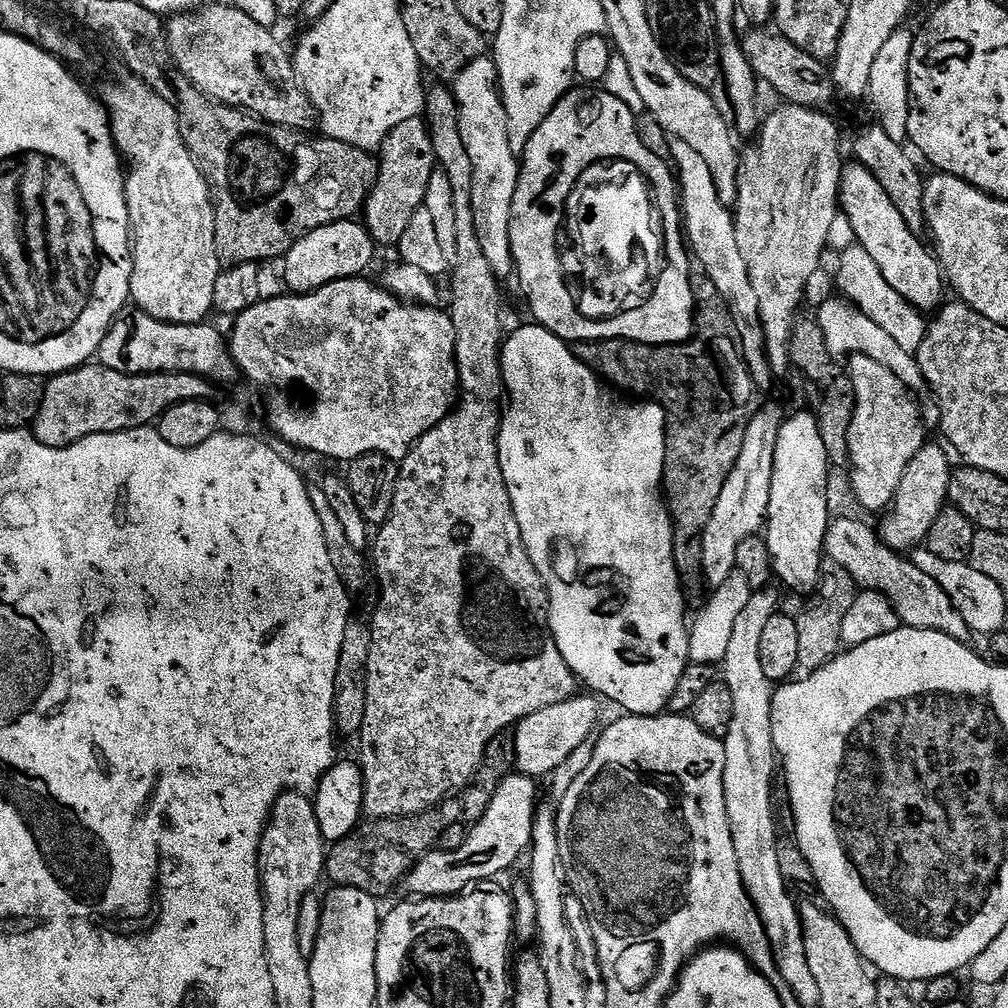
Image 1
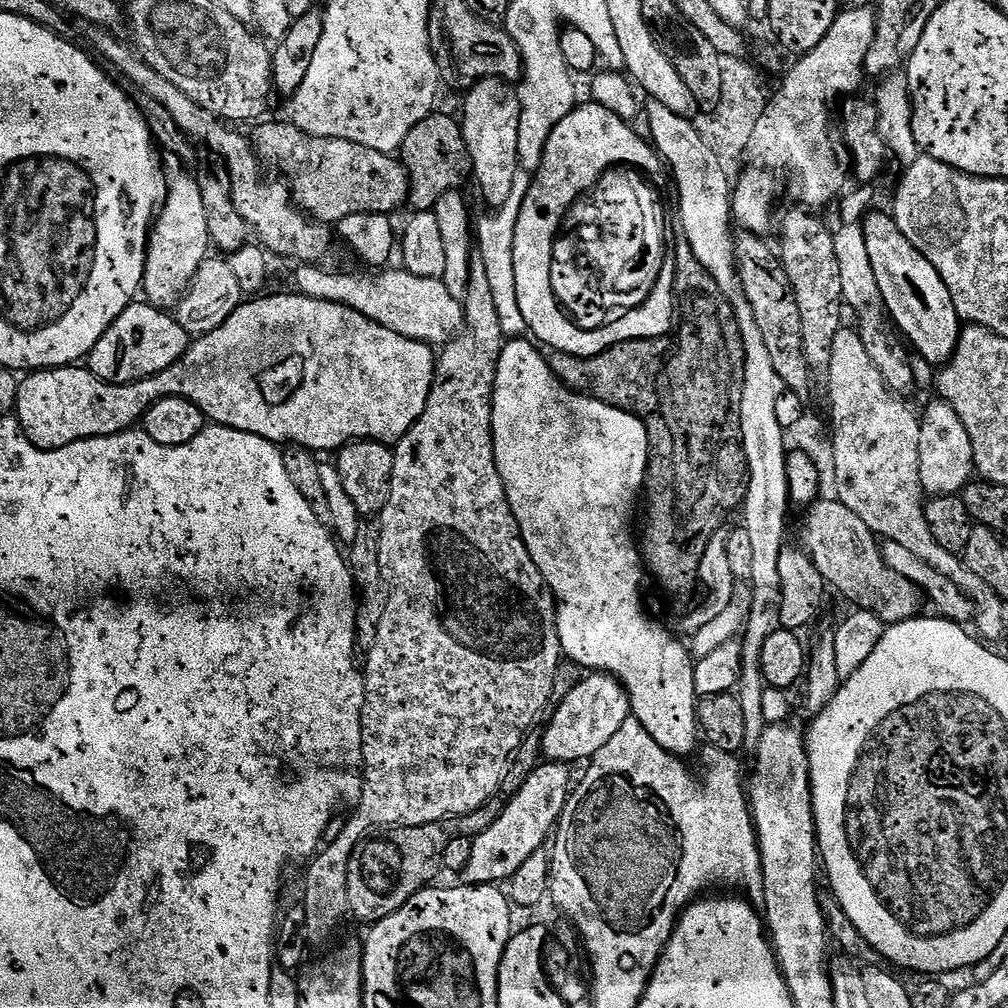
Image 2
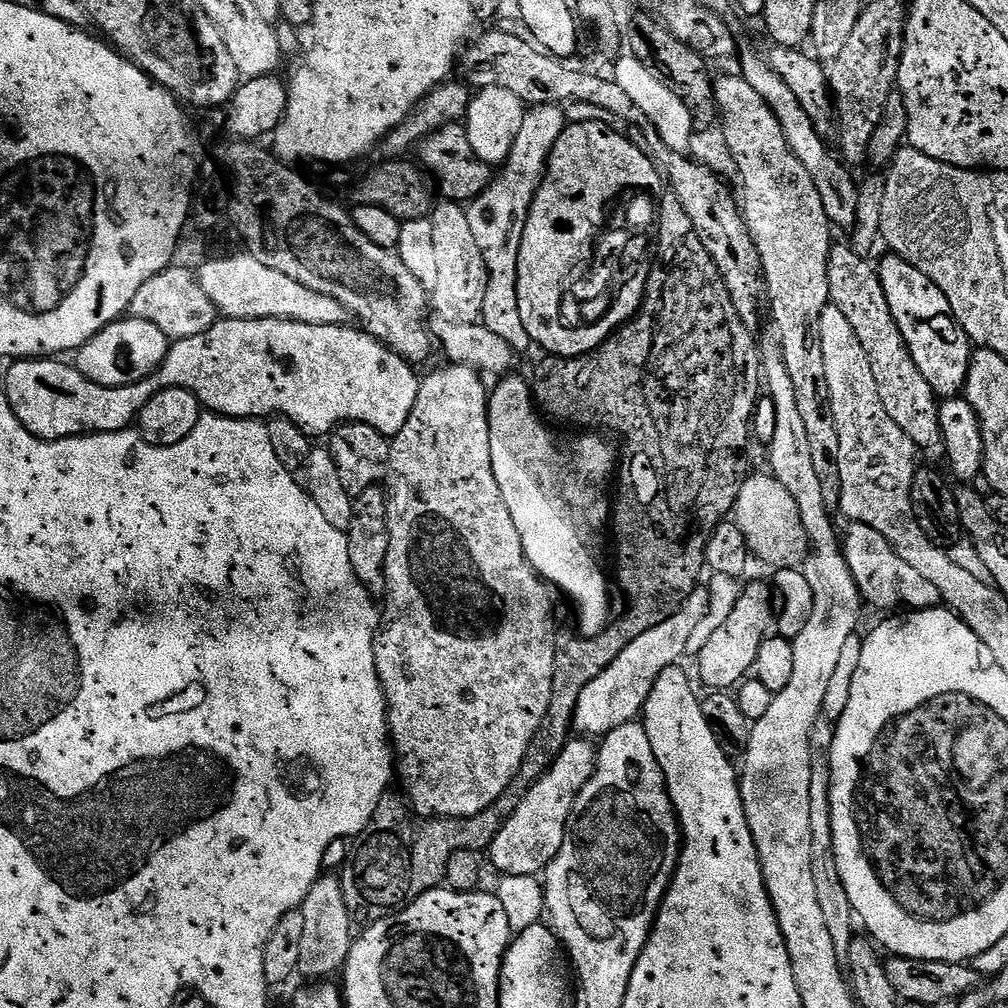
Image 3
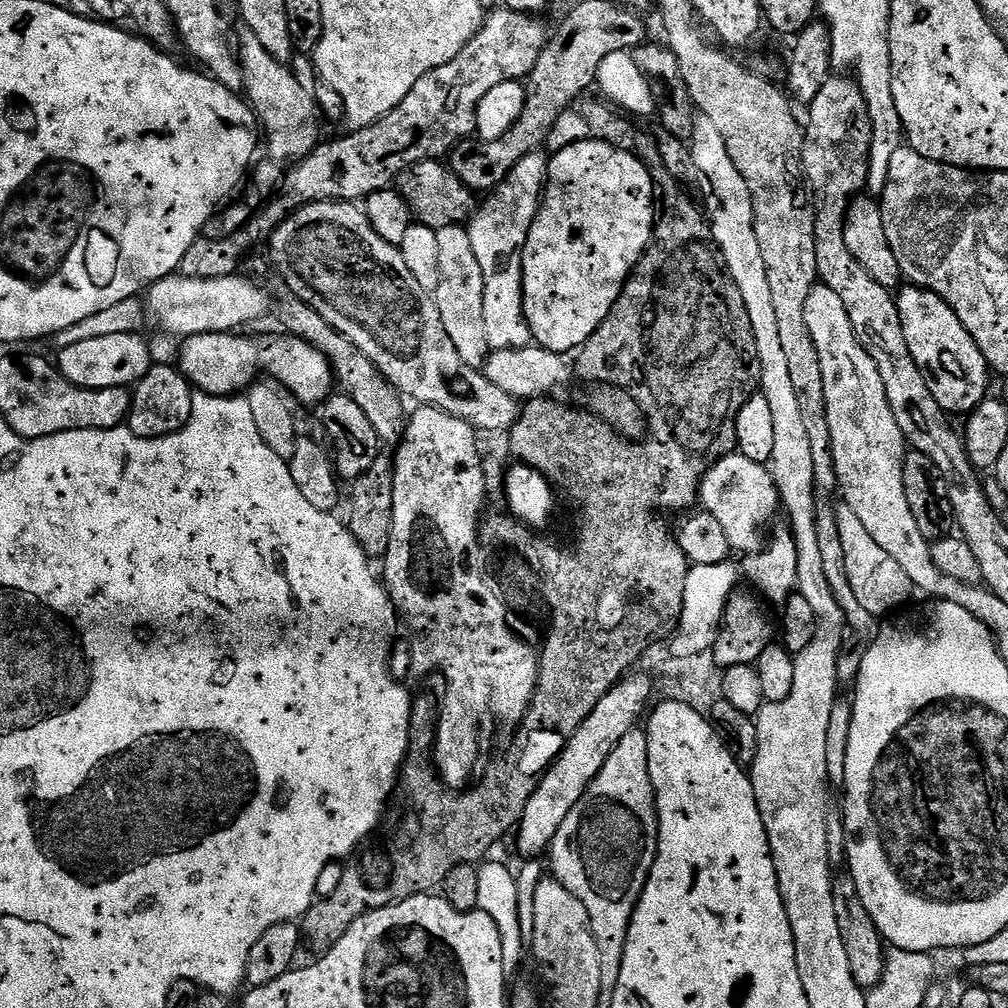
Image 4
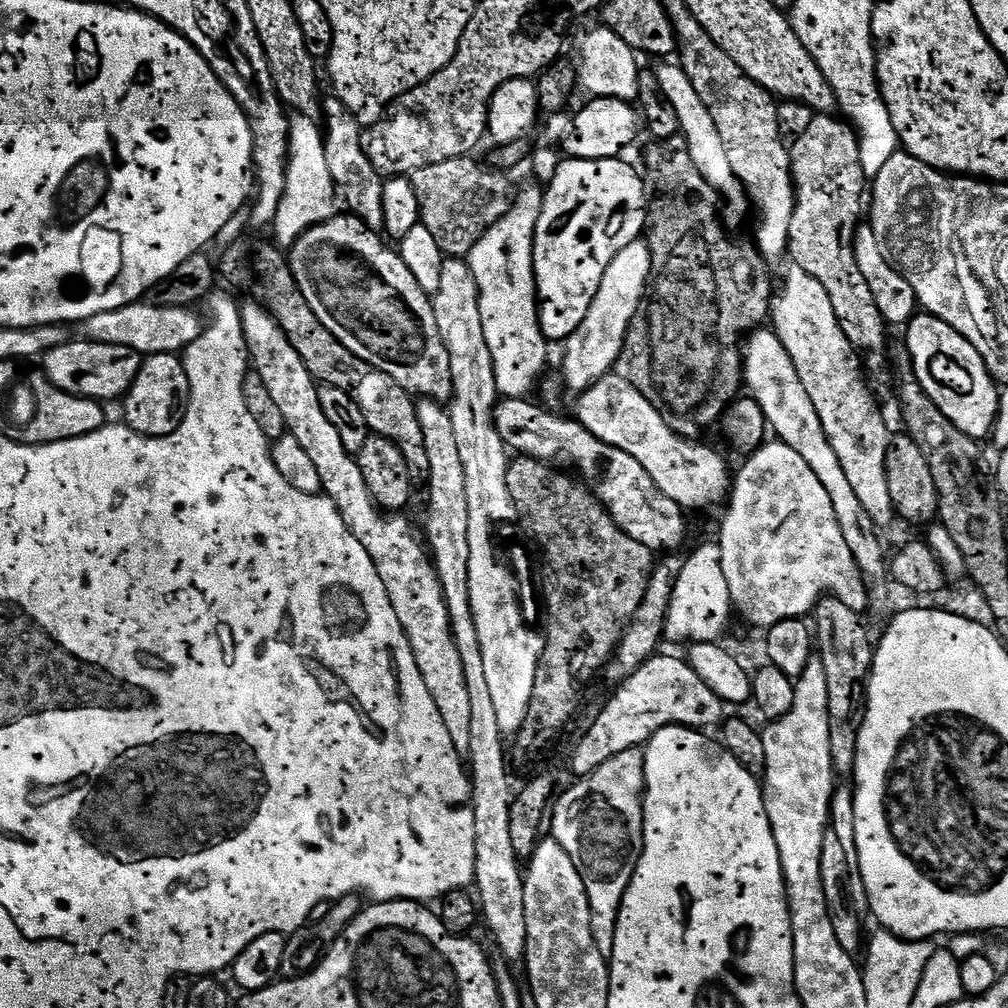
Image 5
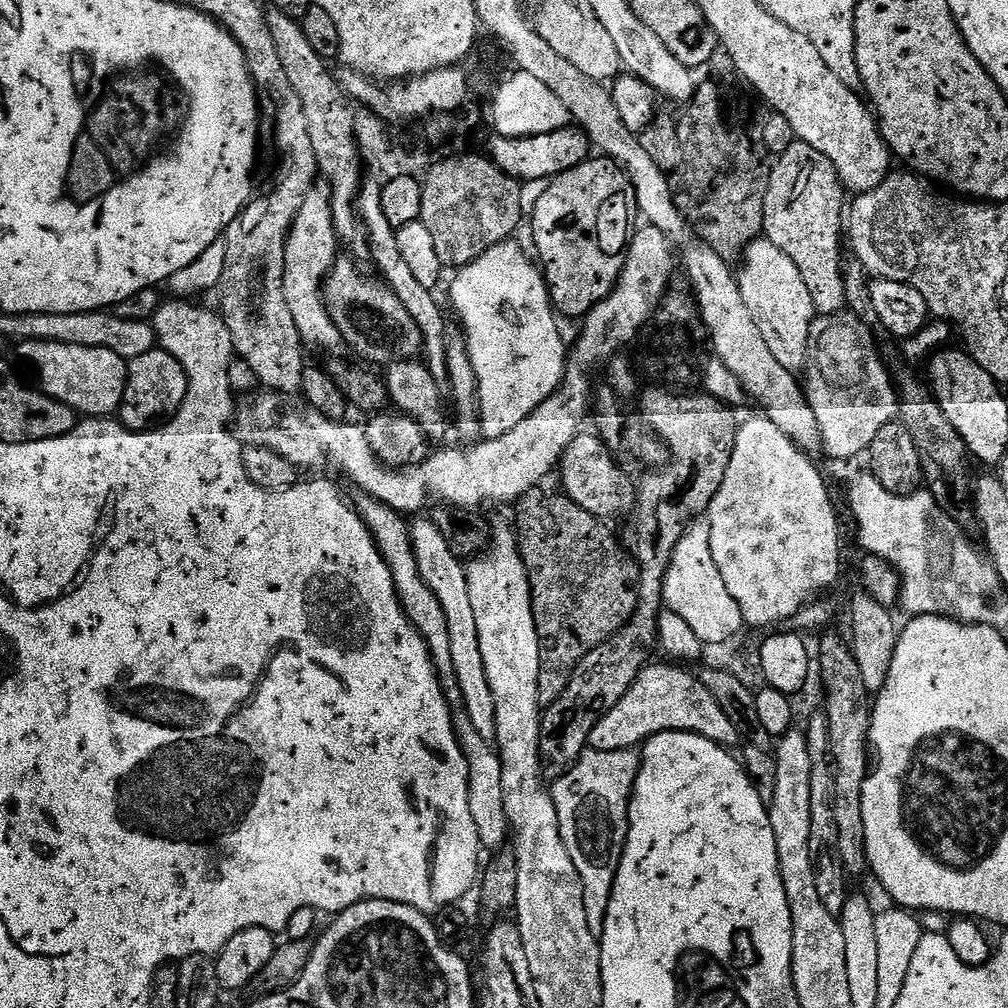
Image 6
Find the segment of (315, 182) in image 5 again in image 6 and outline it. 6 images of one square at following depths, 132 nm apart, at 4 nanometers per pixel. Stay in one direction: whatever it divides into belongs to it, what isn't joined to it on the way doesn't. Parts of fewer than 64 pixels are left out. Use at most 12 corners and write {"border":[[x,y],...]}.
{"border":[[314,190],[288,231],[286,306],[305,345],[332,352],[324,305],[338,259],[327,191]]}

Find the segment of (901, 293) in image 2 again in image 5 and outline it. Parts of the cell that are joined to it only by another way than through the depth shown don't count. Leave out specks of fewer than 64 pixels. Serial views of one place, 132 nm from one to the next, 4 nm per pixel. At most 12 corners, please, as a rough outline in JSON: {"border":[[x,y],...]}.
{"border":[[906,325],[930,402],[970,439],[992,435],[1001,389],[954,326]]}

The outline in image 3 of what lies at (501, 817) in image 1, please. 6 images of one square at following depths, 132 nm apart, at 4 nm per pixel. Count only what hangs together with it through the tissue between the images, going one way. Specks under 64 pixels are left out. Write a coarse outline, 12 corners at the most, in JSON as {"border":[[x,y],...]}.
{"border":[[569,739],[486,852],[536,876],[562,850],[597,745]]}

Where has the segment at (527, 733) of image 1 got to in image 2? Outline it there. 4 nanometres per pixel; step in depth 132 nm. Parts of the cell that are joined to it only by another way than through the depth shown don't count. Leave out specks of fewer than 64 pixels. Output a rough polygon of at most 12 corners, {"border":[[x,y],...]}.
{"border":[[585,675],[542,731],[542,752],[591,761],[630,718],[628,691]]}

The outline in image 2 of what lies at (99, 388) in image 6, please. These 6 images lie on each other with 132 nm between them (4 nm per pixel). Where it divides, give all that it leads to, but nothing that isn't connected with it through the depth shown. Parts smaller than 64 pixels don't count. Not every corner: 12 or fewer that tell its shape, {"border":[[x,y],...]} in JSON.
{"border":[[129,304],[86,364],[108,384],[174,366],[190,337],[175,315]]}

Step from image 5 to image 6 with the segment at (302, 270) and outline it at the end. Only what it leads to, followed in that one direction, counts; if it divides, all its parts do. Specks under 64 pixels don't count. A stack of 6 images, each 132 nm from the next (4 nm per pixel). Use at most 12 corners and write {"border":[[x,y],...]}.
{"border":[[337,259],[324,305],[369,365],[417,359],[424,339],[383,279]]}

